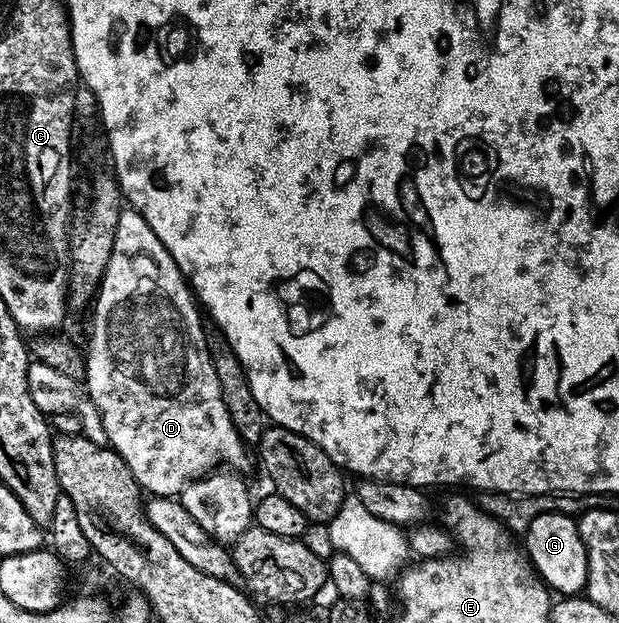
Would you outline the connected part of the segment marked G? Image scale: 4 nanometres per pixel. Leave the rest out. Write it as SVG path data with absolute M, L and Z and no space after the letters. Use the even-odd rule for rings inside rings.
M542 513L530 524L530 529L522 532L524 539L523 554L526 556L533 572L557 596L576 597L588 585L588 554L586 545L582 545L582 537L577 520L570 515Z

